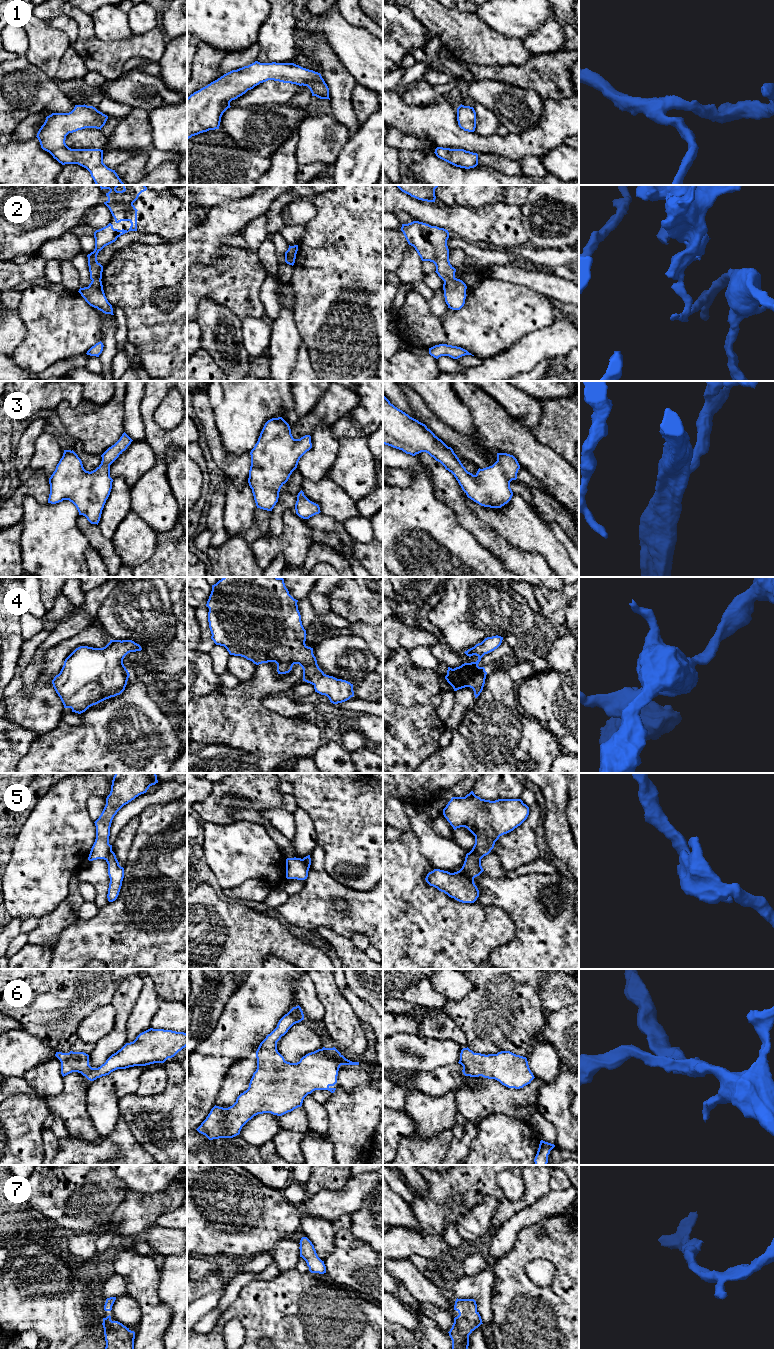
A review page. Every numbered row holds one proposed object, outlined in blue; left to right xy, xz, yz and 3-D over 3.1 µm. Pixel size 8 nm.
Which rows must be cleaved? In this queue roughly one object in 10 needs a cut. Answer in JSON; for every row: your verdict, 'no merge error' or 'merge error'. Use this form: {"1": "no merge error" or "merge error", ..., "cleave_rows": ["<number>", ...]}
{"1": "no merge error", "2": "no merge error", "3": "no merge error", "4": "no merge error", "5": "merge error", "6": "no merge error", "7": "no merge error", "cleave_rows": ["5"]}

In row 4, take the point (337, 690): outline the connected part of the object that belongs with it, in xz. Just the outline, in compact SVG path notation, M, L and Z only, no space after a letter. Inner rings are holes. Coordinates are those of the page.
M223 577L216 584L212 585L212 591L207 601L206 606L209 608L208 622L211 631L211 639L216 645L224 646L230 655L241 656L247 660L252 661L254 664L259 665L262 663L275 662L277 664L278 674L286 674L292 670L294 664L299 664L303 669L303 681L310 683L314 686L315 692L325 695L333 704L338 704L349 700L354 696L353 684L346 680L337 679L333 676L326 675L318 666L316 657L313 654L313 648L305 644L306 630L304 629L301 621L301 615L297 605L298 600L294 599L285 586L284 579L278 577Z

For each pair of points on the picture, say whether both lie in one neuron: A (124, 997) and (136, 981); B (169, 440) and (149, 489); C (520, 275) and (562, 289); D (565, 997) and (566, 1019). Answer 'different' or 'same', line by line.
A: same
B: same
C: same
D: different

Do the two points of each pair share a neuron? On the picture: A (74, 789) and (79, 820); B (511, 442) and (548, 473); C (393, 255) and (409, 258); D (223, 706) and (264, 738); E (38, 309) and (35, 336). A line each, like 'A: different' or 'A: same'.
A: same
B: same
C: different
D: same
E: same

